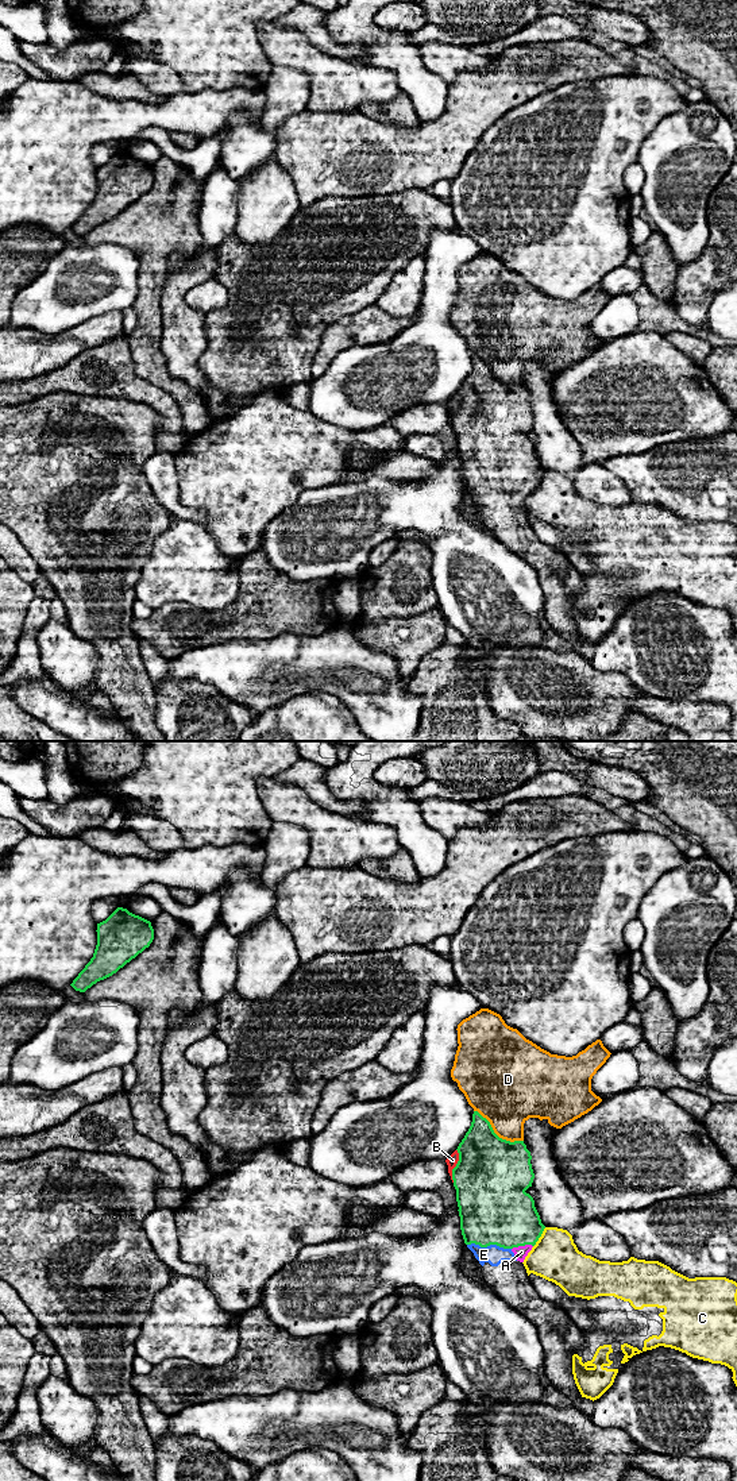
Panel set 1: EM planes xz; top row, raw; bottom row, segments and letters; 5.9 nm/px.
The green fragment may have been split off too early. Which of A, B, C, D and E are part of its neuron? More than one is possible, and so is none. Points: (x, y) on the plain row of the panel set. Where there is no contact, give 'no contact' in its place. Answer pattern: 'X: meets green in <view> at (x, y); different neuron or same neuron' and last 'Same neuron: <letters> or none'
A: meets green in xz at (521, 489); same neuron
B: meets green in xz at (456, 409); different neuron
C: meets green in xz at (540, 479); different neuron
D: meets green in xz at (496, 378); different neuron
E: meets green in xz at (489, 489); same neuron
Same neuron: A, E

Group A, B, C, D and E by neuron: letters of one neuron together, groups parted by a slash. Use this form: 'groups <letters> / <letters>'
groups A E / B / C / D

